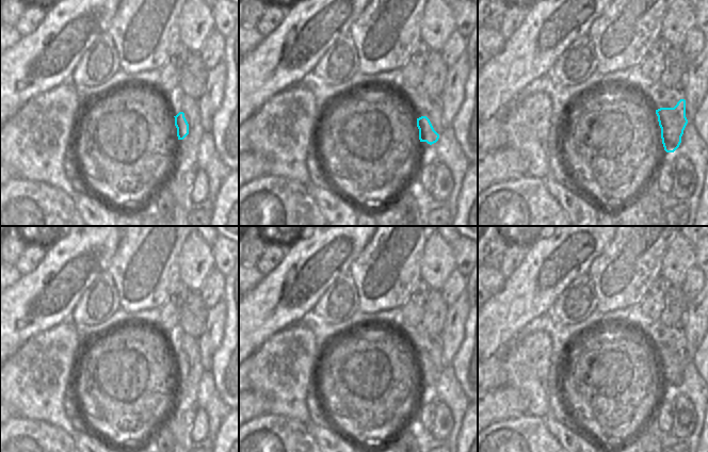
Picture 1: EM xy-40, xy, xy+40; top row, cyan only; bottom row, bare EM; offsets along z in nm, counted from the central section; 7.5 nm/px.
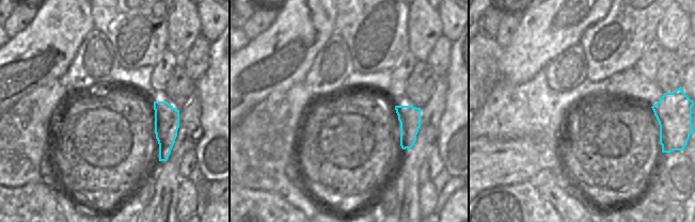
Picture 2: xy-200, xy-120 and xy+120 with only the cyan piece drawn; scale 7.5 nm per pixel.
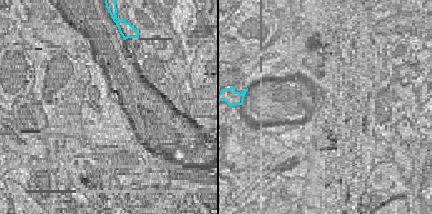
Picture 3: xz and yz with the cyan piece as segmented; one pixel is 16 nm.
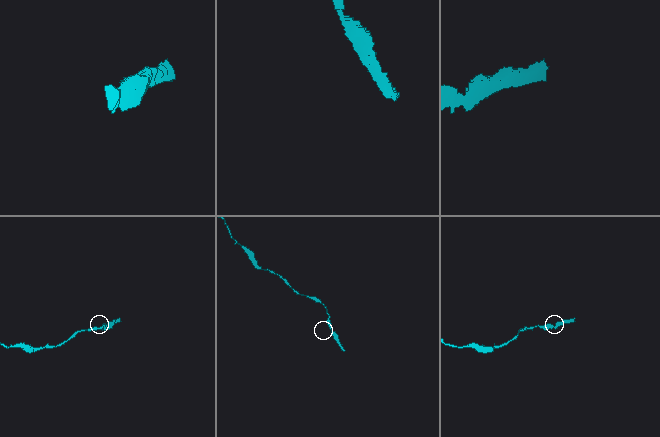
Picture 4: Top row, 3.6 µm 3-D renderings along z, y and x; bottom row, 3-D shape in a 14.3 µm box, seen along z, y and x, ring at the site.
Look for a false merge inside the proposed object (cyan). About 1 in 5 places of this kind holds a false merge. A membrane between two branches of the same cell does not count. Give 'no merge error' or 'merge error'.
no merge error

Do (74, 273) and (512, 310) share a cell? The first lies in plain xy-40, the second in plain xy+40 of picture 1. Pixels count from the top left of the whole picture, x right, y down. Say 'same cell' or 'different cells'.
same cell

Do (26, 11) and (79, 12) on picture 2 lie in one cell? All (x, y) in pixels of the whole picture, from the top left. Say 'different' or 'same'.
different

